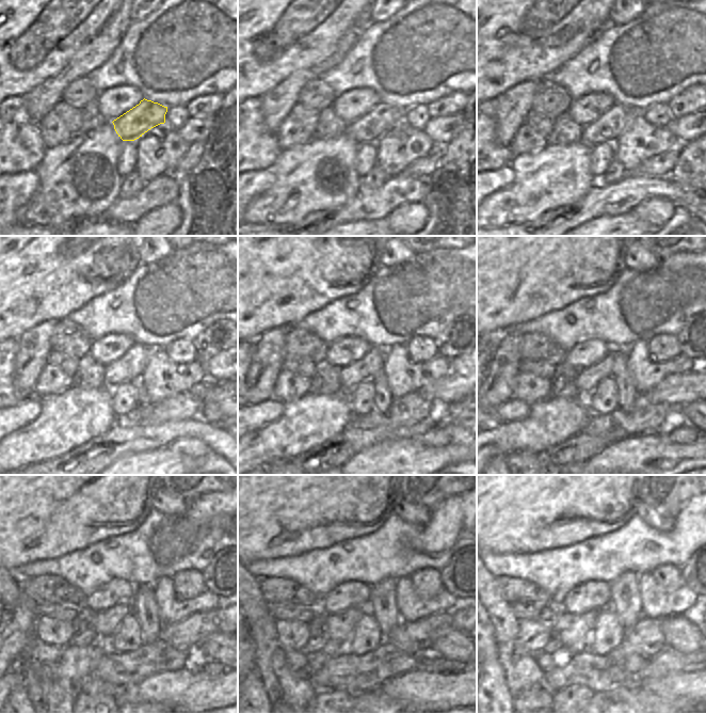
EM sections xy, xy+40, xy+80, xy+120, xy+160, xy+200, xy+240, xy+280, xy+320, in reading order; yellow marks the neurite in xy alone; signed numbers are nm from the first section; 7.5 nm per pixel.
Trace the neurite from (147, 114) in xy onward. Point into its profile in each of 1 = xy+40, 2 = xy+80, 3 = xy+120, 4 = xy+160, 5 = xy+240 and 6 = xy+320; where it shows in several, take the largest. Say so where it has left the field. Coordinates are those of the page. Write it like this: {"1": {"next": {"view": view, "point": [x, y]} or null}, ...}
{"1": {"next": {"view": "xy+40", "point": [368, 128]}}, "2": {"next": {"view": "xy+80", "point": [606, 129]}}, "3": {"next": {"view": "xy+120", "point": [130, 366]}}, "4": {"next": {"view": "xy+160", "point": [366, 368]}}, "5": {"next": {"view": "xy+240", "point": [106, 622]}}, "6": {"next": {"view": "xy+320", "point": [575, 630]}}}

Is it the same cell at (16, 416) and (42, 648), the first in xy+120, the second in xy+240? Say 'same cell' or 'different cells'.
same cell

